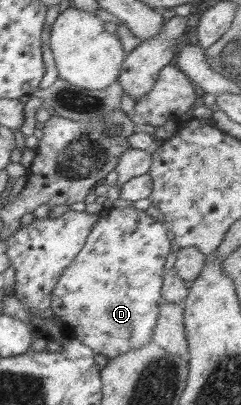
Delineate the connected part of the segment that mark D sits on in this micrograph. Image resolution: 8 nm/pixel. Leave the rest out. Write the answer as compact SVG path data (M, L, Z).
M111 208L107 213L100 215L98 222L92 227L85 245L81 248L81 251L74 257L74 260L70 263L70 266L64 270L60 275L59 281L55 284L54 290L51 294L51 310L54 316L59 320L59 323L64 327L72 330L72 336L74 339L78 339L81 343L86 344L91 350L94 350L96 354L102 354L108 359L112 357L124 354L132 349L143 347L145 344L153 341L152 335L154 327L158 322L158 308L166 302L161 293L161 286L163 283L164 263L166 257L170 254L171 241L168 237L167 226L162 222L155 220L152 216L148 215L146 211L138 210L137 208Z

